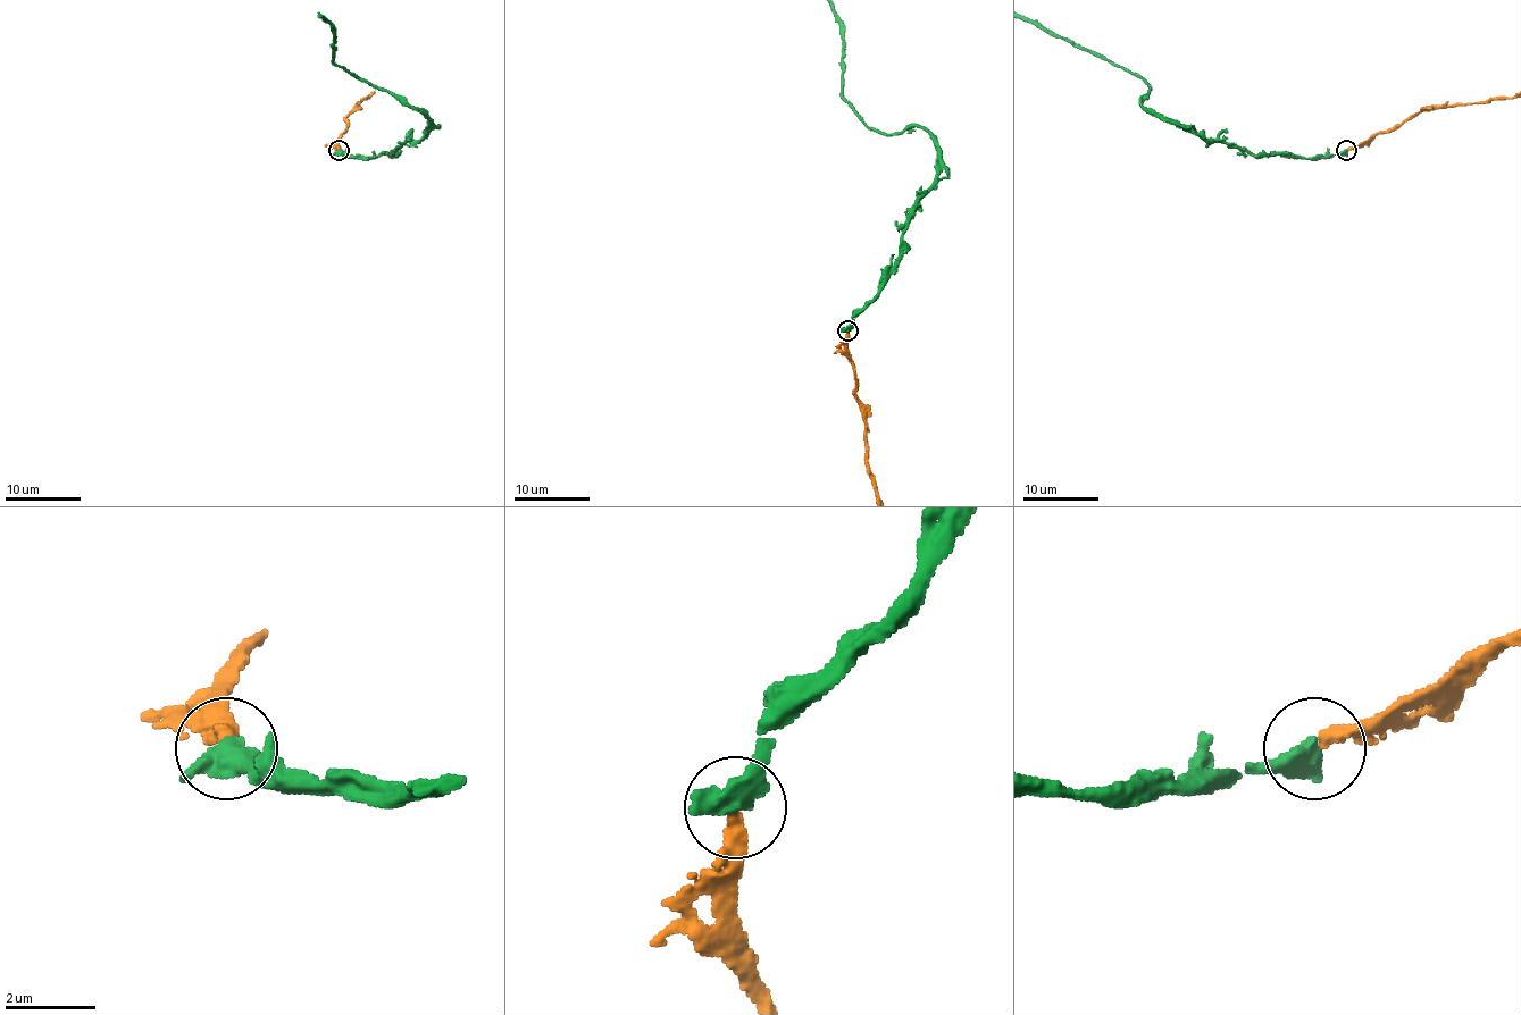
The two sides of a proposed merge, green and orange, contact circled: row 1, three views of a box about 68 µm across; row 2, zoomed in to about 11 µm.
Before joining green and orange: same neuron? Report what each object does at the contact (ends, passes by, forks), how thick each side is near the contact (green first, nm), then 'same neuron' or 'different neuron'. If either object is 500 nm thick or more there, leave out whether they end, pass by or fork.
600 nm thick on the green side, 320 nm on the other; same neuron

